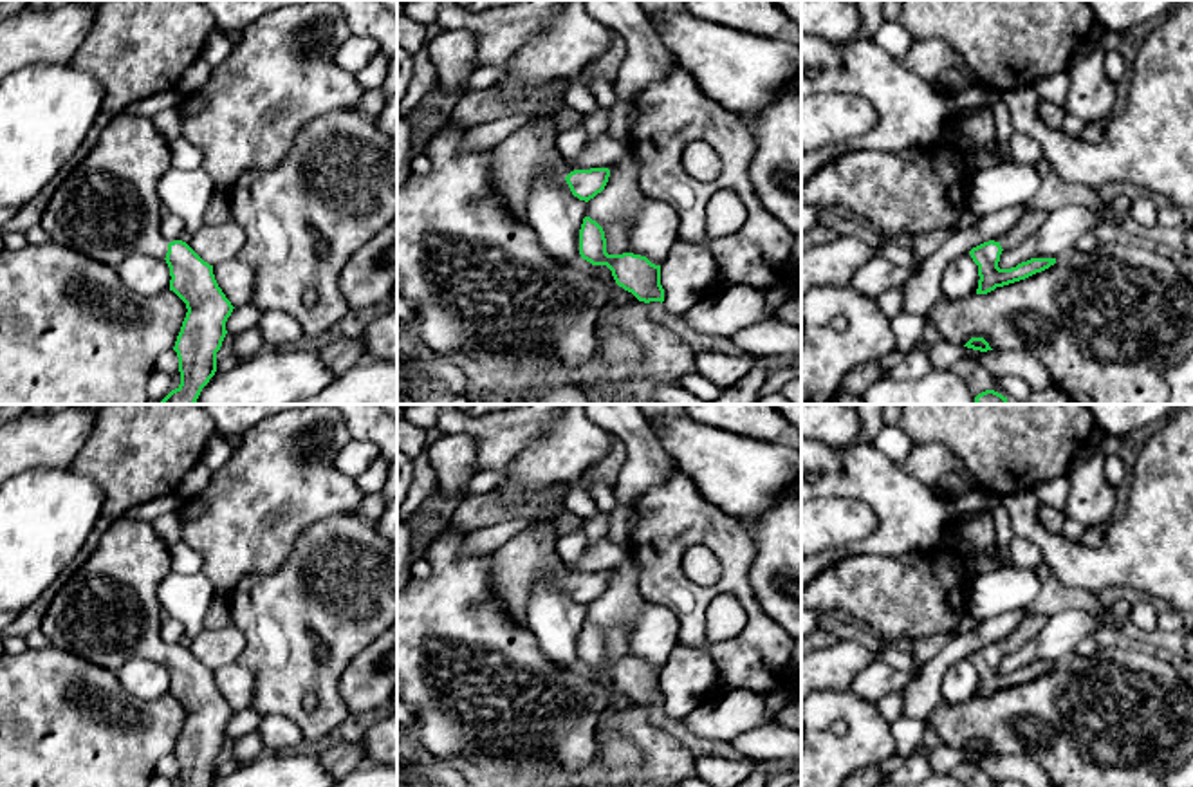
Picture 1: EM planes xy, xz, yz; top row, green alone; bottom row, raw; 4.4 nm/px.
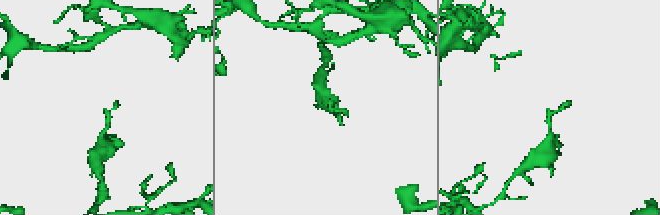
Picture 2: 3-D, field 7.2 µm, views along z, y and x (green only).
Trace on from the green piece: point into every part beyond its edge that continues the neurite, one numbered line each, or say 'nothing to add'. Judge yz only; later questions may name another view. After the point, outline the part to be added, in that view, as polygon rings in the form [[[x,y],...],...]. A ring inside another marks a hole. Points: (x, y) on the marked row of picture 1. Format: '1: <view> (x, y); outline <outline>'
1: yz (1031, 221); outline [[[1036,208],[1025,211],[1020,220],[1002,236],[1002,249],[1013,249],[1034,235],[1047,220],[1049,211]]]

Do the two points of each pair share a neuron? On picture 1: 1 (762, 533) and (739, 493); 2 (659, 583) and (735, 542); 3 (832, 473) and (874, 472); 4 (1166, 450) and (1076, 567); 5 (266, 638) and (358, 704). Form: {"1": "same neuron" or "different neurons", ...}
{"1": "different neurons", "2": "same neuron", "3": "same neuron", "4": "same neuron", "5": "different neurons"}

